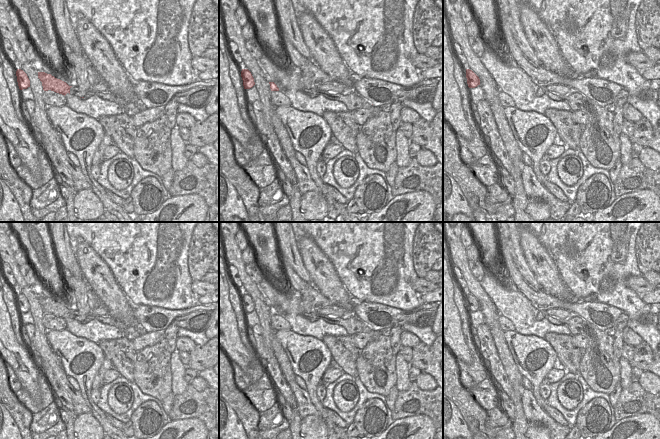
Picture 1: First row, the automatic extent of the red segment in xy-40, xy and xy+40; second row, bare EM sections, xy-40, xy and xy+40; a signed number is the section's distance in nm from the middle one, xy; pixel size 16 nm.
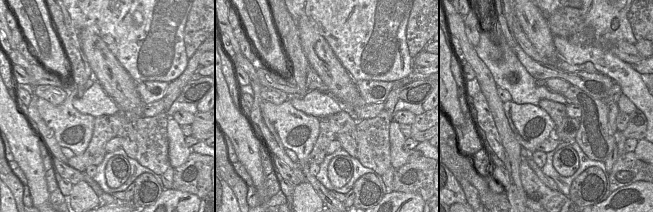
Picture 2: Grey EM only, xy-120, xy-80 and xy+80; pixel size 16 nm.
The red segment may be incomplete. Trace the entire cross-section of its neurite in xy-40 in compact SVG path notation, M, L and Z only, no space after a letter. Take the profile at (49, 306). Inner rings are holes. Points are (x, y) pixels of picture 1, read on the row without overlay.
M38 296L38 302L42 306L44 315L51 314L64 320L67 317L70 318L70 312L72 310L69 310L66 306L55 302L51 298L47 298L45 296Z

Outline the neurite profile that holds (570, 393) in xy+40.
M567 379L557 387L560 404L567 410L573 410L583 399L583 389L577 379Z

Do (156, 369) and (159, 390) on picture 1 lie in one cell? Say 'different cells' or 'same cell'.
same cell

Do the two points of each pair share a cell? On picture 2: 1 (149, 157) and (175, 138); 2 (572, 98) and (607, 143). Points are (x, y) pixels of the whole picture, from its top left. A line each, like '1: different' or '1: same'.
1: different
2: same

